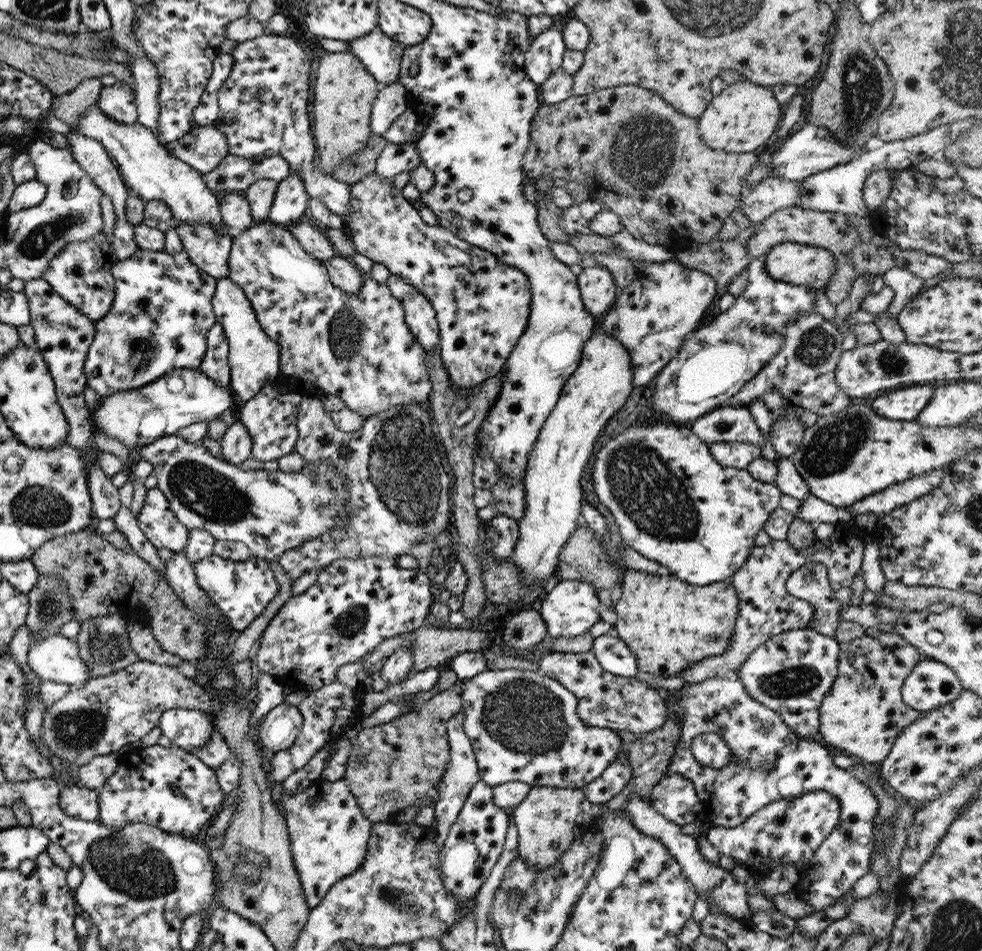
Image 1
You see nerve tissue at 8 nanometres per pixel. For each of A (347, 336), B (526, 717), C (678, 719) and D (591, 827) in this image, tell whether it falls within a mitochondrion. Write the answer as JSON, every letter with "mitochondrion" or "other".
{"A":"mitochondrion","B":"mitochondrion","C":"other","D":"other"}

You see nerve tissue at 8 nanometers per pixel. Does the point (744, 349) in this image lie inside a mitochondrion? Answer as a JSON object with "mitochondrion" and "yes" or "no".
{"mitochondrion":"no"}

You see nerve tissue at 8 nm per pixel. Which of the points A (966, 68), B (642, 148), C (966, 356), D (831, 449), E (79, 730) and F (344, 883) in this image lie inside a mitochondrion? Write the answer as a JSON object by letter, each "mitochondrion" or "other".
{"A":"mitochondrion","B":"mitochondrion","C":"other","D":"mitochondrion","E":"mitochondrion","F":"other"}

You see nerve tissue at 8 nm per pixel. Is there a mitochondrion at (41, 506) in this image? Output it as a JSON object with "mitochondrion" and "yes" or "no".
{"mitochondrion":"yes"}

